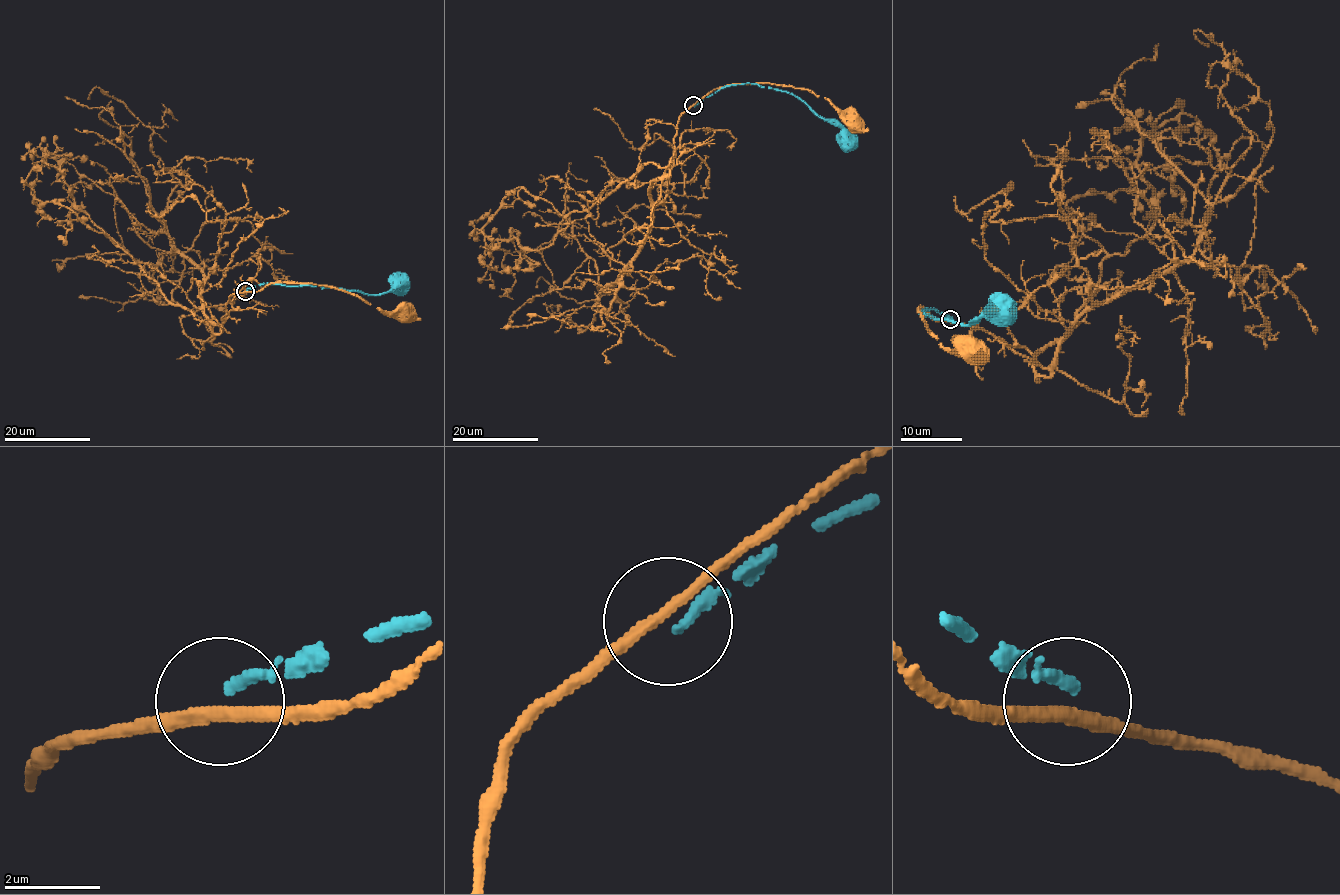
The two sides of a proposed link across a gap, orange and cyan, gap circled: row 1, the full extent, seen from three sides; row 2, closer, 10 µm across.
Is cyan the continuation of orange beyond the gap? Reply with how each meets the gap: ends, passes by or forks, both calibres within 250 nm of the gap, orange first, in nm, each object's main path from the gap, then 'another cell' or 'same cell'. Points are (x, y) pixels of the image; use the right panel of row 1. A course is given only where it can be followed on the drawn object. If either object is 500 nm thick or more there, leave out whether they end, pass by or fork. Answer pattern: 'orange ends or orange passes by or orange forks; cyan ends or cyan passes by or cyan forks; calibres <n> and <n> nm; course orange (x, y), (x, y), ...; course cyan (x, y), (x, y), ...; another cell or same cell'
orange passes by; cyan ends; calibres 240 and 220 nm; course orange (949, 320), (935, 320), (923, 308), (918, 311), (937, 337), (938, 344), (950, 349), (970, 346), (972, 349); course cyan (950, 318), (943, 317), (938, 311), (918, 312), (969, 324), (995, 305); another cell

